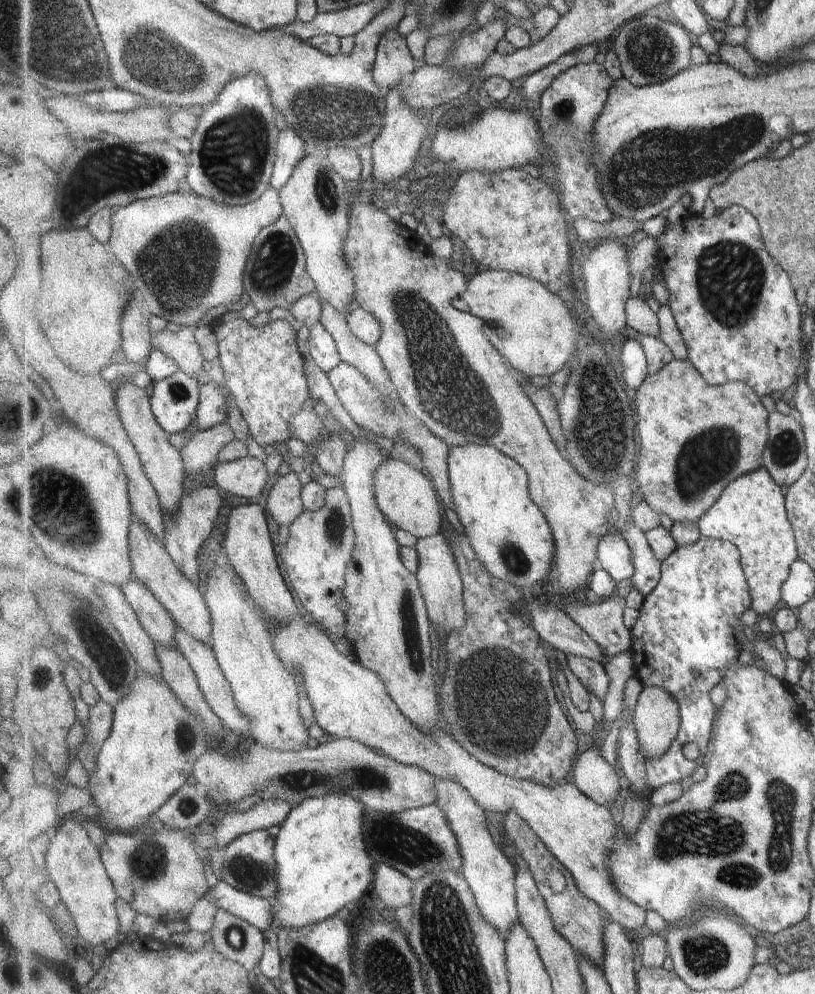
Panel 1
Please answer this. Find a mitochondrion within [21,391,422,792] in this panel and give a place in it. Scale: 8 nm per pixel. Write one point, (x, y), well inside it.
(112, 660)

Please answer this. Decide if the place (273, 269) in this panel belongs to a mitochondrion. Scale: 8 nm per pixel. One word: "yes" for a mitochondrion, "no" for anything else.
yes

